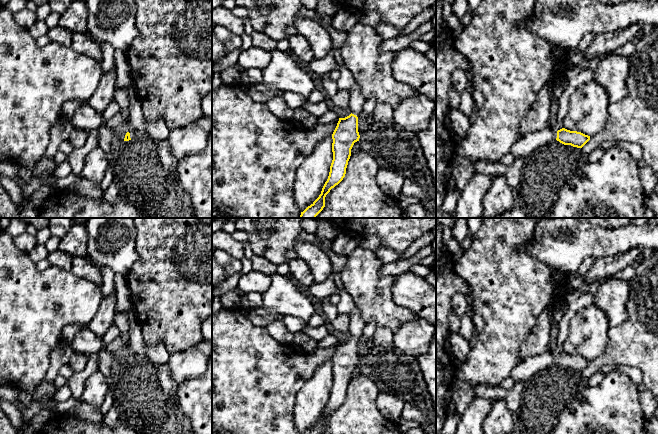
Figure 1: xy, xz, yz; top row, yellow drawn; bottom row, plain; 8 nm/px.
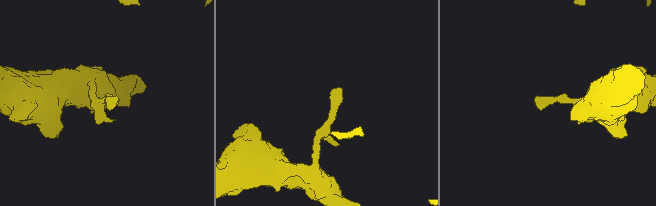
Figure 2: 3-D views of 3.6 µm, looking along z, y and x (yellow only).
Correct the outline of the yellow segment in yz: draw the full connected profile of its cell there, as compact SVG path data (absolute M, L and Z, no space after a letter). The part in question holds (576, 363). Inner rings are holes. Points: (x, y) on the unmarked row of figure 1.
M543 352L520 362L510 373L510 377L515 382L527 382L537 372L557 364L564 369L582 372L589 364L590 360L581 356L570 355L565 352L555 354L553 352Z

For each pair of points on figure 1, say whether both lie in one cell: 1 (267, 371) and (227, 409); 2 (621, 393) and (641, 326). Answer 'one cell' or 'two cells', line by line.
1: one cell
2: two cells

